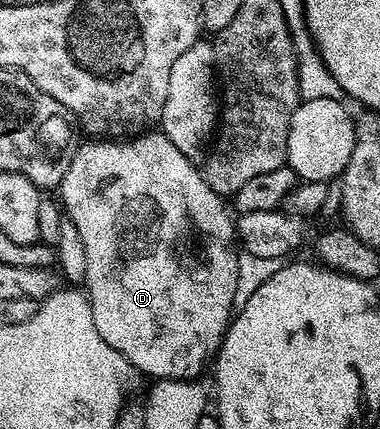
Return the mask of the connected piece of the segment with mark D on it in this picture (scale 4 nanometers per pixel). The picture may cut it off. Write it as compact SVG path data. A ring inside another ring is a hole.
M144 132L130 140L83 140L79 147L67 159L67 171L57 187L62 209L66 217L81 232L81 244L85 244L85 257L89 268L85 293L93 308L93 324L101 332L101 340L109 348L117 348L125 360L134 366L140 375L148 374L151 380L161 378L185 378L194 380L219 352L223 337L231 325L233 311L236 309L235 297L239 294L239 254L237 249L237 226L233 221L232 211L224 199L204 178L202 169L192 159L187 158L177 149L177 144L169 140L162 132Z

